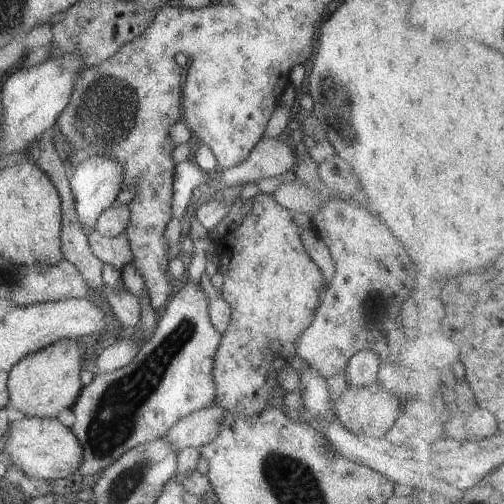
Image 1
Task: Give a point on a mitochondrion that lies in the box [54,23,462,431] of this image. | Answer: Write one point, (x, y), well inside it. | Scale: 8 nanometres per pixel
(106, 110)

